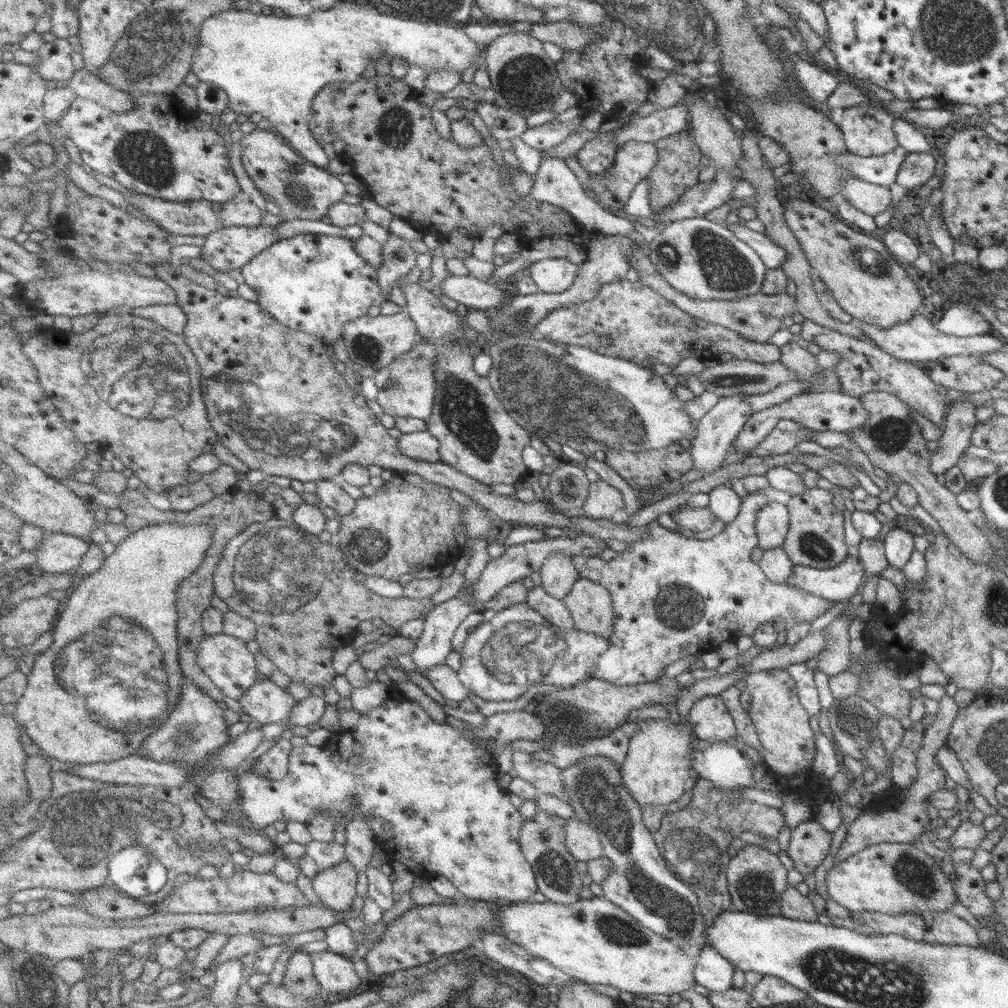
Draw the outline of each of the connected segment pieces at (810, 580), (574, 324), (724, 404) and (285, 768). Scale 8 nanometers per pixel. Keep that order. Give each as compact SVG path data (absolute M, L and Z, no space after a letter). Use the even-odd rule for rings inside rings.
M848 556L839 565L826 570L812 568L811 566L794 565L793 573L786 579L785 584L788 587L794 587L794 589L802 589L808 594L828 599L828 601L840 602L842 605L849 602L855 594L858 594L866 576L867 574L858 557Z
M625 279L605 284L594 300L555 310L538 325L532 335L538 340L586 346L600 354L628 358L652 370L651 357L658 358L672 368L686 358L718 360L720 354L732 354L733 358L759 363L781 359L781 350L773 343L751 341L728 327L696 318L640 280L631 282ZM604 335L611 336L611 345L602 344Z
M736 394L732 397L722 397L718 404L698 421L699 433L697 438L692 440L692 454L695 466L703 476L723 466L728 448L733 445L737 434L753 414L753 408L746 402L746 396L746 394Z
M281 740L278 746L274 746L258 759L254 770L270 780L283 781L289 775L291 754L294 749L292 742Z

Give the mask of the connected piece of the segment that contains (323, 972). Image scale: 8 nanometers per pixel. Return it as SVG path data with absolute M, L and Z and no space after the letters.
M330 950L319 951L312 954L318 978L326 993L347 994L362 986L364 978L356 972L352 959Z

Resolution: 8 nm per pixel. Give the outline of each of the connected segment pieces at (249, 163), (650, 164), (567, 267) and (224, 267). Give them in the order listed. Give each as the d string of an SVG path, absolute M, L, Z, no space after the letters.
M256 129L251 134L247 134L240 142L242 145L242 164L248 176L254 181L258 190L268 194L281 207L280 216L287 217L287 221L296 219L321 220L328 215L333 204L342 202L344 196L348 194L346 183L342 182L338 176L330 172L328 168L316 166L311 161L302 158L294 147L284 140L274 129Z
M628 142L624 147L620 147L617 153L616 163L614 167L603 178L590 178L591 188L597 195L598 201L603 207L610 206L610 210L614 210L614 214L622 214L622 210L626 210L626 204L630 202L630 198L634 198L634 188L644 179L650 178L654 173L654 169L658 167L661 161L661 154L657 148L657 144L648 142Z
M564 258L536 262L530 270L539 290L547 293L570 290L580 274L579 265Z
M270 224L224 227L207 236L202 258L221 272L243 270L281 239L276 226Z

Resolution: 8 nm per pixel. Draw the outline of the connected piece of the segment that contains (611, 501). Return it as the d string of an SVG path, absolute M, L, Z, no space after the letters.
M599 479L591 483L591 495L584 506L585 514L597 519L617 519L626 508L624 494L616 486Z

